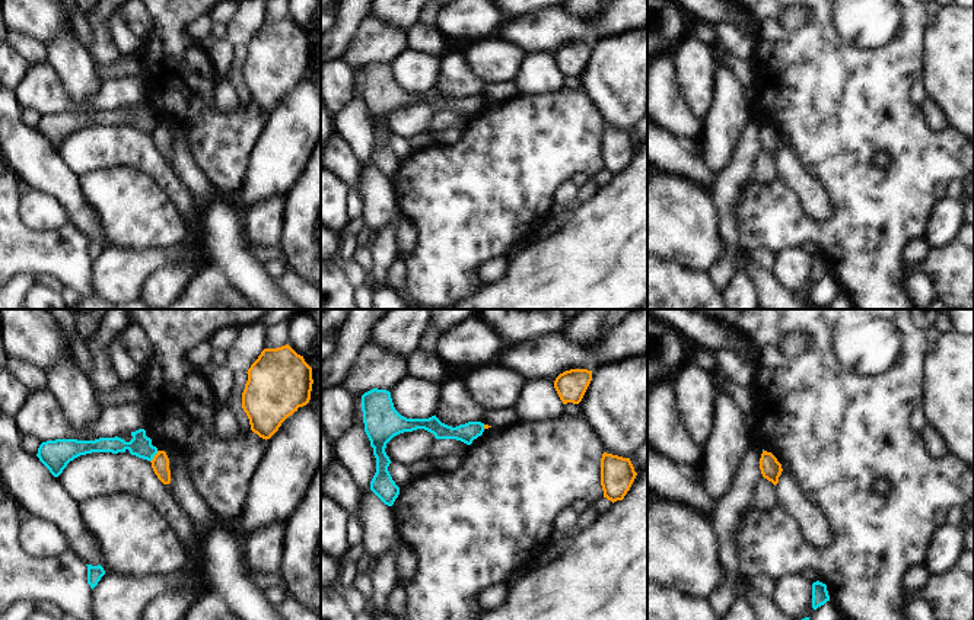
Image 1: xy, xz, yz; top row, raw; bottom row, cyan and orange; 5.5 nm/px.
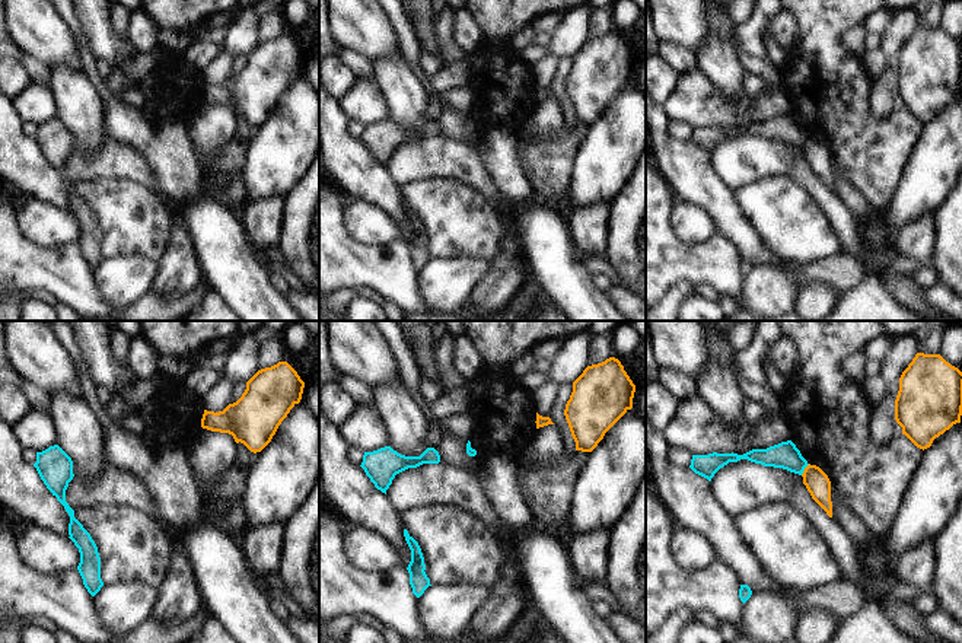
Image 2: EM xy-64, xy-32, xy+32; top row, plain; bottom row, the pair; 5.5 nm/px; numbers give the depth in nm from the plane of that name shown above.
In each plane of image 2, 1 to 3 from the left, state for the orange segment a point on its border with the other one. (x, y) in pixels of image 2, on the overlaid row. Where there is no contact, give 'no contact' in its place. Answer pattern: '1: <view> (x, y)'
1: no contact
2: no contact
3: xy+32 (803, 470)

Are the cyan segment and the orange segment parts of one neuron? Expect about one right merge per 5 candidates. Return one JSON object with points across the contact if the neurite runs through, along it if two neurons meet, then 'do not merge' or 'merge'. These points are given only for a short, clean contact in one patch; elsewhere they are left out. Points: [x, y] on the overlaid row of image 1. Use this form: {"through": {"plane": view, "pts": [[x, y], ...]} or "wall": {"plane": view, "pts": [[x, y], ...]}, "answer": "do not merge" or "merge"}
{"wall": {"plane": "xy", "pts": [[158, 451], [150, 461]]}, "answer": "do not merge"}

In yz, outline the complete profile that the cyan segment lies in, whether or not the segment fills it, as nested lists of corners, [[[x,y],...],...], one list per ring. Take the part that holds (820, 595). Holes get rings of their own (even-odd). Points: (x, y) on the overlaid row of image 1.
[[[817,581],[812,584],[812,608],[817,610],[818,607],[824,605],[830,601],[830,595],[827,591],[827,585]]]

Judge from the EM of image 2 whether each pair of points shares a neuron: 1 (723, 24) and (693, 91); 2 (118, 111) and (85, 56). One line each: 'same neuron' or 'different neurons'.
1: different neurons
2: same neuron

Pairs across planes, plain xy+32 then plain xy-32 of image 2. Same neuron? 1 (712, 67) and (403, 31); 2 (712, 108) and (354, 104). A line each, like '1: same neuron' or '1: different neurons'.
1: different neurons
2: same neuron

